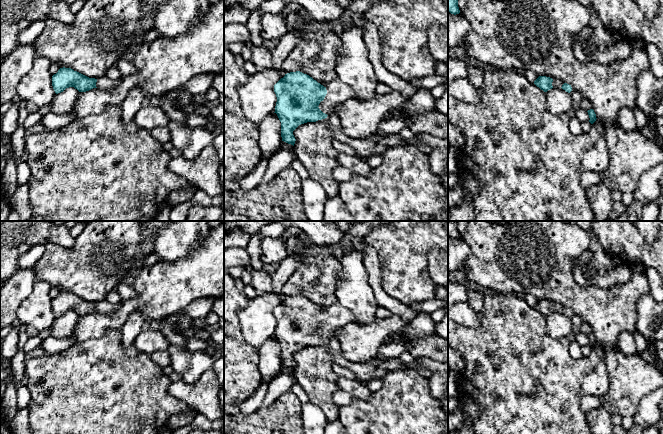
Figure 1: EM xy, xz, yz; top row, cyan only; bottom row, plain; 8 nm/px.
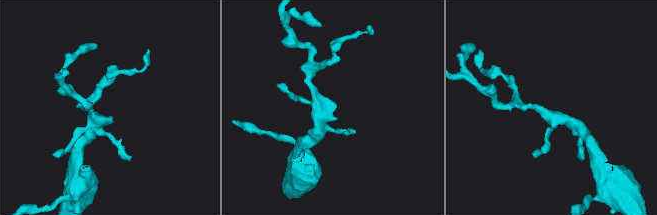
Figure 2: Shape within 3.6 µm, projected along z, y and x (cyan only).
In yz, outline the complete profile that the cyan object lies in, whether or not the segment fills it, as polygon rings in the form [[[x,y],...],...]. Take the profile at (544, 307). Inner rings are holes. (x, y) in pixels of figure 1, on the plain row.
[[[539,300],[535,305],[534,308],[539,311],[544,316],[552,312],[560,313],[562,312],[566,316],[570,317],[572,315],[571,309],[567,307],[563,307],[560,303],[552,303],[546,300]]]

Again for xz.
[[[300,295],[285,298],[274,309],[274,316],[277,321],[274,337],[277,338],[281,346],[282,365],[293,370],[296,365],[293,355],[299,349],[327,342],[336,329],[354,321],[352,312],[343,307],[339,302],[334,303],[324,311],[312,301]]]

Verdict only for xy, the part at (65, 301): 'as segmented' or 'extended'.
extended

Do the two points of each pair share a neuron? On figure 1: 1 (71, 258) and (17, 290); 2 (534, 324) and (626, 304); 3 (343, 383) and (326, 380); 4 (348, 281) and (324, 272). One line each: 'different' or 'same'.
1: different
2: different
3: different
4: different

